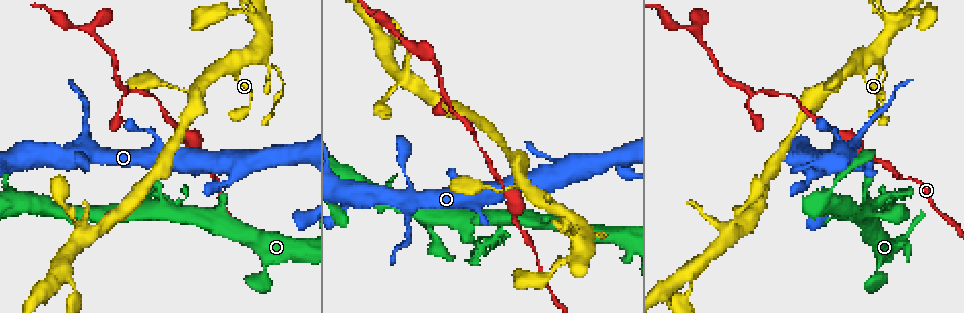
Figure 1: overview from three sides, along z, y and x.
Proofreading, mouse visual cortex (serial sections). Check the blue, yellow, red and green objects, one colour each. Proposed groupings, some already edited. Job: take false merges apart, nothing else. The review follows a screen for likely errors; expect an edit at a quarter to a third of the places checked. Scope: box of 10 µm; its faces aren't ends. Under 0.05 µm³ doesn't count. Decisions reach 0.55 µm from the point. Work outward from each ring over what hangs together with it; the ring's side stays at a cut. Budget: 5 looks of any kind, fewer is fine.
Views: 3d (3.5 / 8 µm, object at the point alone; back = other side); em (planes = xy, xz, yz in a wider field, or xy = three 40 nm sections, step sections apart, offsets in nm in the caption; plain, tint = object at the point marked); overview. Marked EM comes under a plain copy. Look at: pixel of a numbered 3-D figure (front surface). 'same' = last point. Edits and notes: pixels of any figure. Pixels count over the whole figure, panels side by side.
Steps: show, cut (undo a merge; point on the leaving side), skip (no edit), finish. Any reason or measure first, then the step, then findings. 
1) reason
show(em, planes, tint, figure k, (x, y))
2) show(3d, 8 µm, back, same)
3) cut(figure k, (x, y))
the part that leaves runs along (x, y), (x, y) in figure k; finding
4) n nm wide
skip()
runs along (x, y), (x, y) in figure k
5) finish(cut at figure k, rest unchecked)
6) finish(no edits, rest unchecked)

three-way junction
show(3d, 3.5 µm, figure 1, (127, 92))

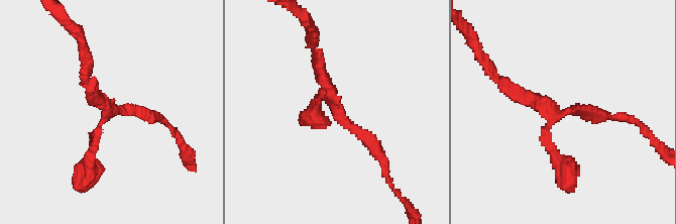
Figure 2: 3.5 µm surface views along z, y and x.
3 arms; arms of 150, 200, 200 nm; now the EM
show(em, xy, step 3, tint, figure 2, (335, 106))

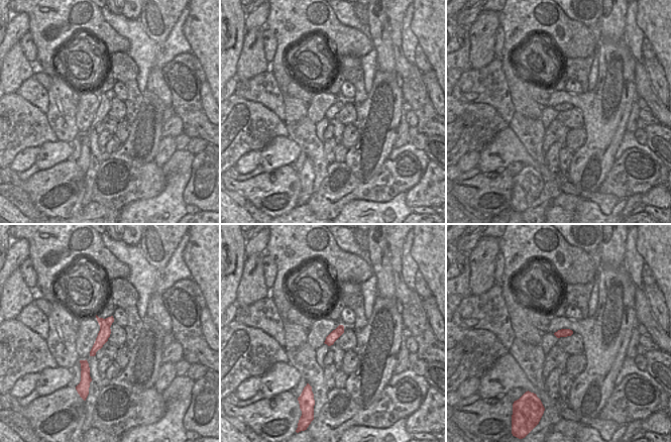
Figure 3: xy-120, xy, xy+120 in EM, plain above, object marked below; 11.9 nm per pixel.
skip()
runs along (378, 153), (338, 112), (320, 52) in figure 2; all the same cell

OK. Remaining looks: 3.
abrupt turn
show(3d, 3.5 µm, figure 1, (152, 195))

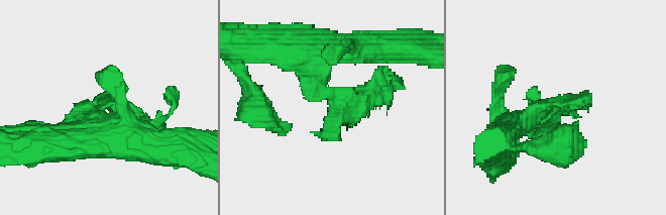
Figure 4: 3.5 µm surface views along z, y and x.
now the EM
show(em, xy, step 5, tint, figure 4, (549, 105))

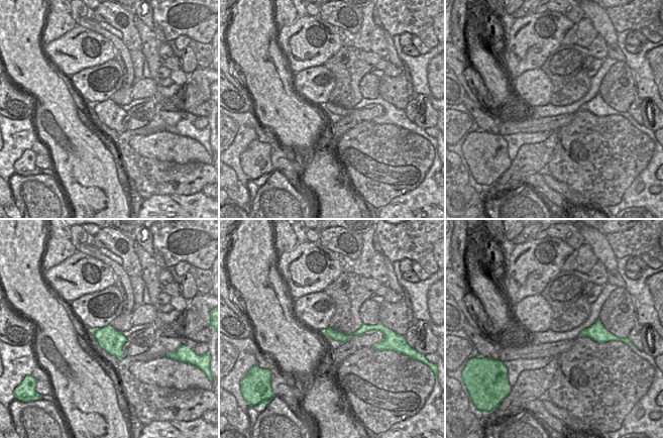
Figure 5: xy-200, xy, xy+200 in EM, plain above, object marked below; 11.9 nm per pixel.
cut(figure 4, (361, 96))
the part that leaves runs along (329, 98), (401, 83) in figure 4; a second cell is stuck on

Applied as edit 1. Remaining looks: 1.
finish(cut at figure 4, rest unchecked)

